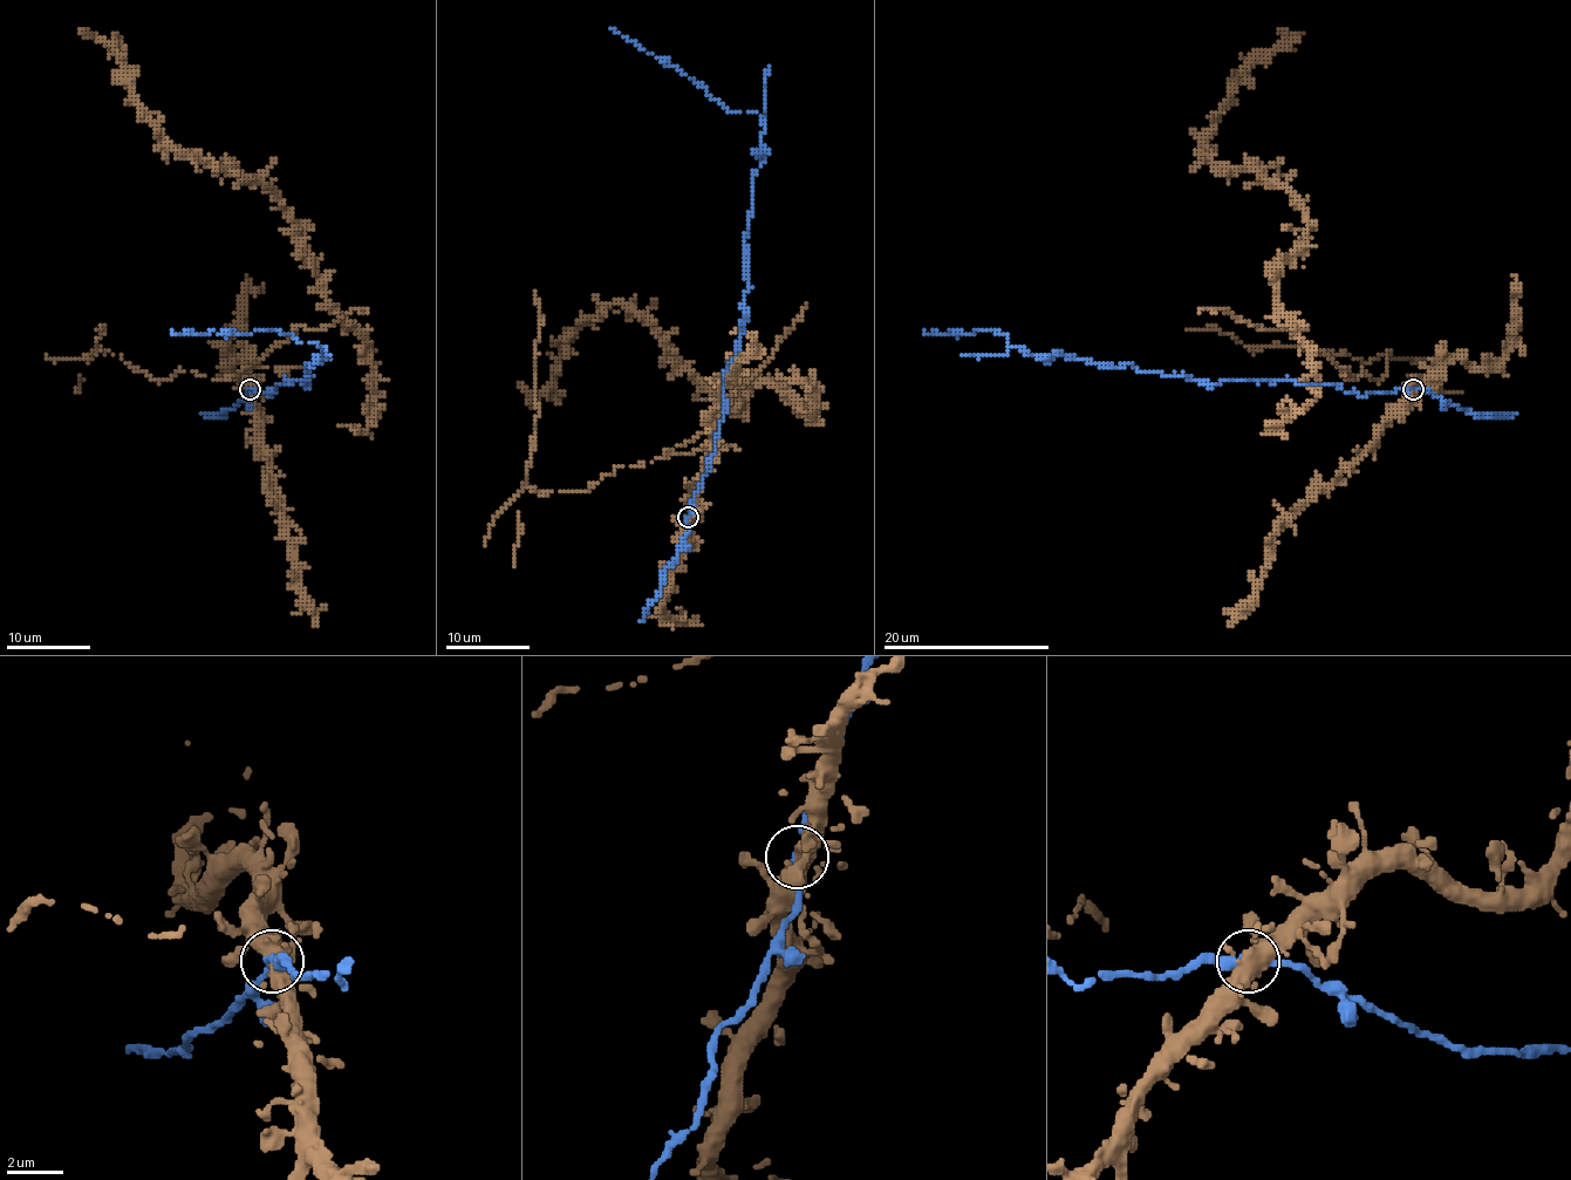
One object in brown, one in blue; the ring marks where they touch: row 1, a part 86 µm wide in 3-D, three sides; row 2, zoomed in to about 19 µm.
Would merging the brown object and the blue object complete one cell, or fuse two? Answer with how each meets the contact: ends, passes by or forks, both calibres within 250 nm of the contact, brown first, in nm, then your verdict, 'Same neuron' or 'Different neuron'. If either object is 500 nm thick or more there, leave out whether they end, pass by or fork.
At the ring brown forks. At the ring blue passes by. Thickness 400 nm (brown) against 280 nm. Different neuron

